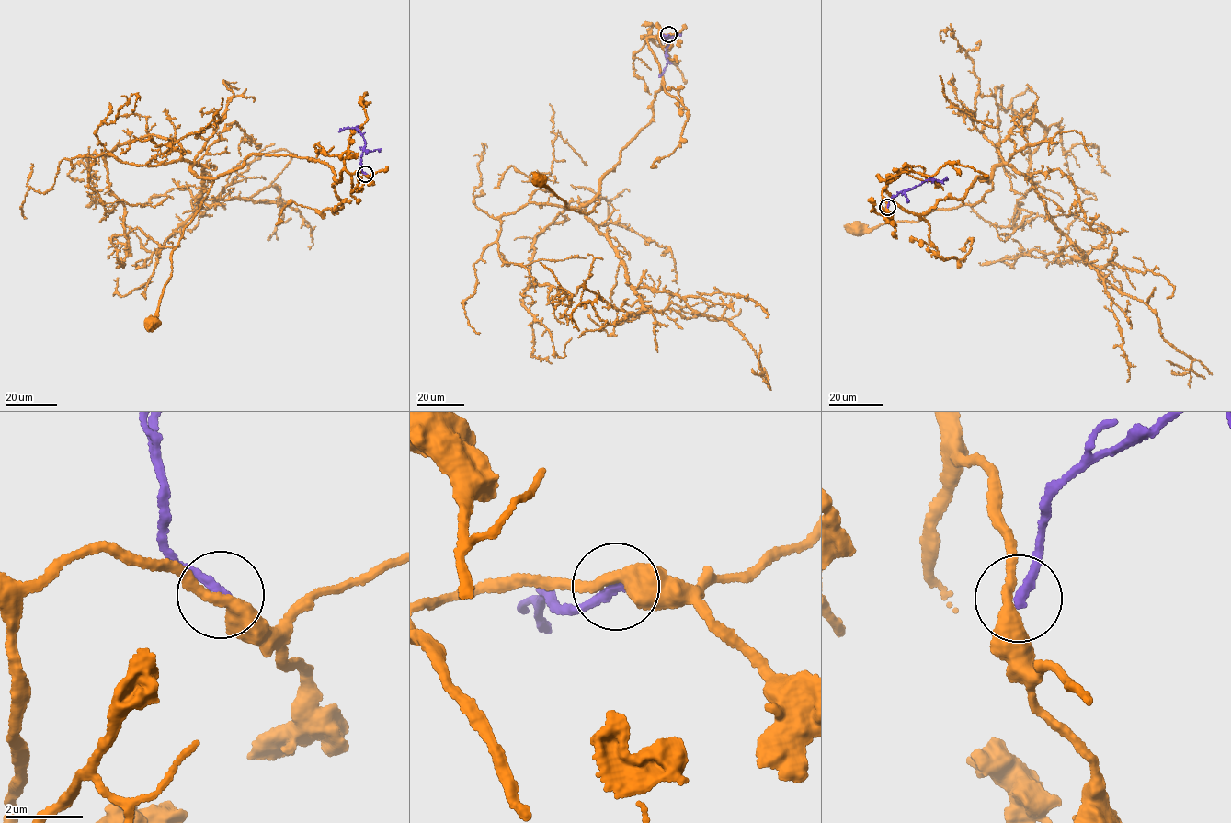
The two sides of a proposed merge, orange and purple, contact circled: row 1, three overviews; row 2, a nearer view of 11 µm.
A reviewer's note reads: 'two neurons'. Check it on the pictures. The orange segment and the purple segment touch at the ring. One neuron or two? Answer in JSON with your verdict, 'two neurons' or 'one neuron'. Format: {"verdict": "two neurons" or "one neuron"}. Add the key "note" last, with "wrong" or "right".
{"verdict": "two neurons", "note": "right"}

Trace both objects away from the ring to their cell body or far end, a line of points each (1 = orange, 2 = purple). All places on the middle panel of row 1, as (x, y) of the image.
1: (667, 35), (647, 40), (663, 85), (652, 119), (604, 173), (594, 210), (569, 209), (539, 178)
2: (668, 34), (663, 37), (668, 41), (666, 65), (658, 77)

